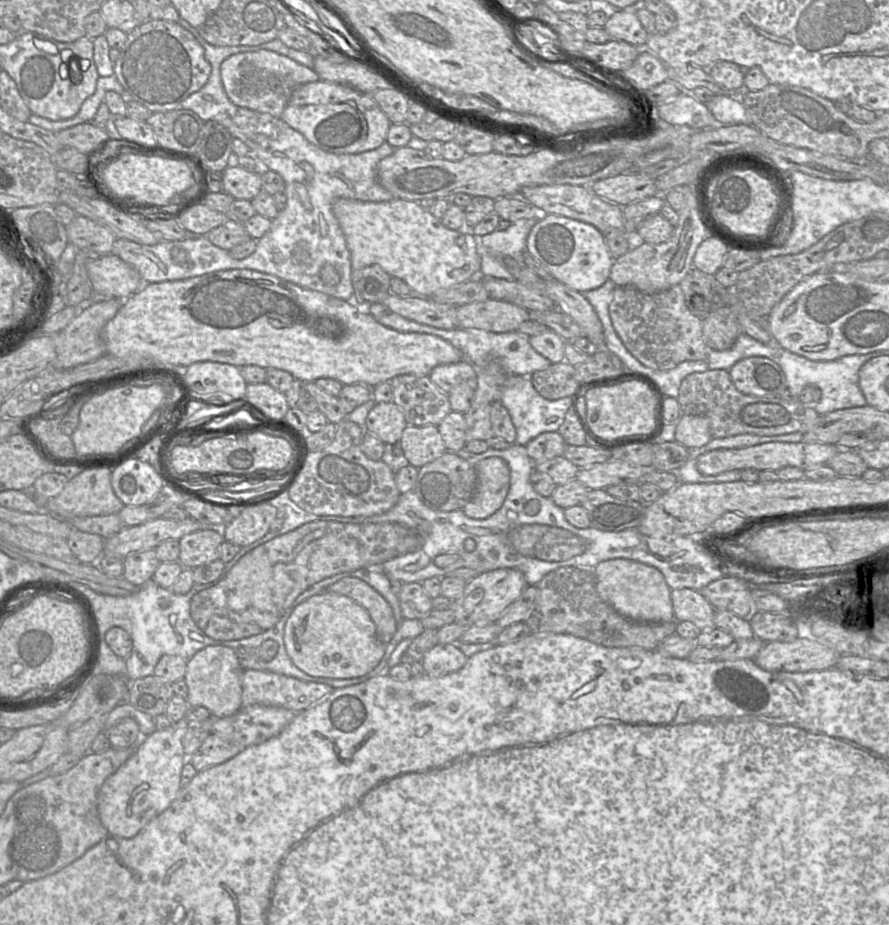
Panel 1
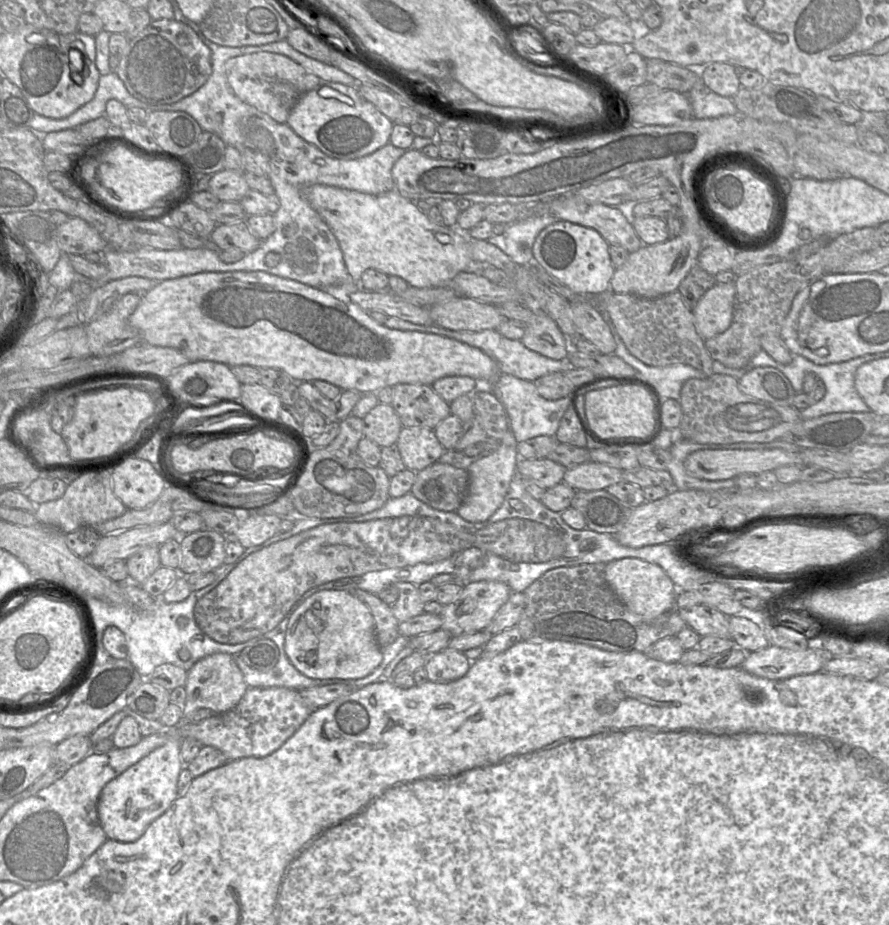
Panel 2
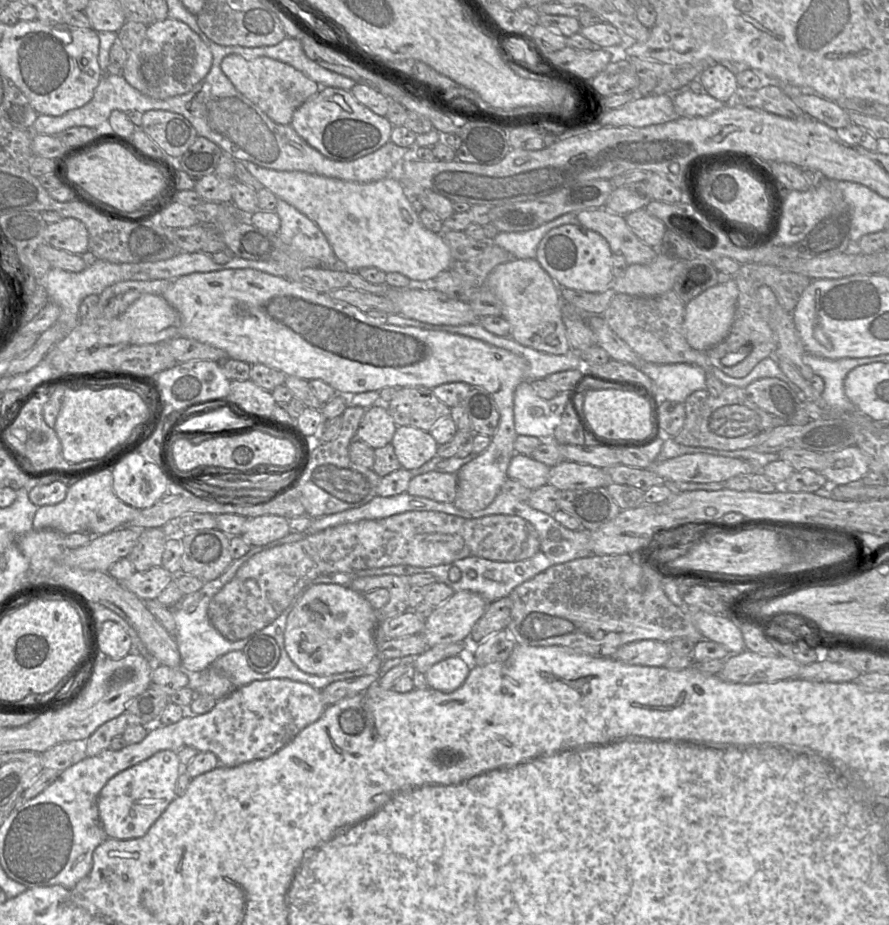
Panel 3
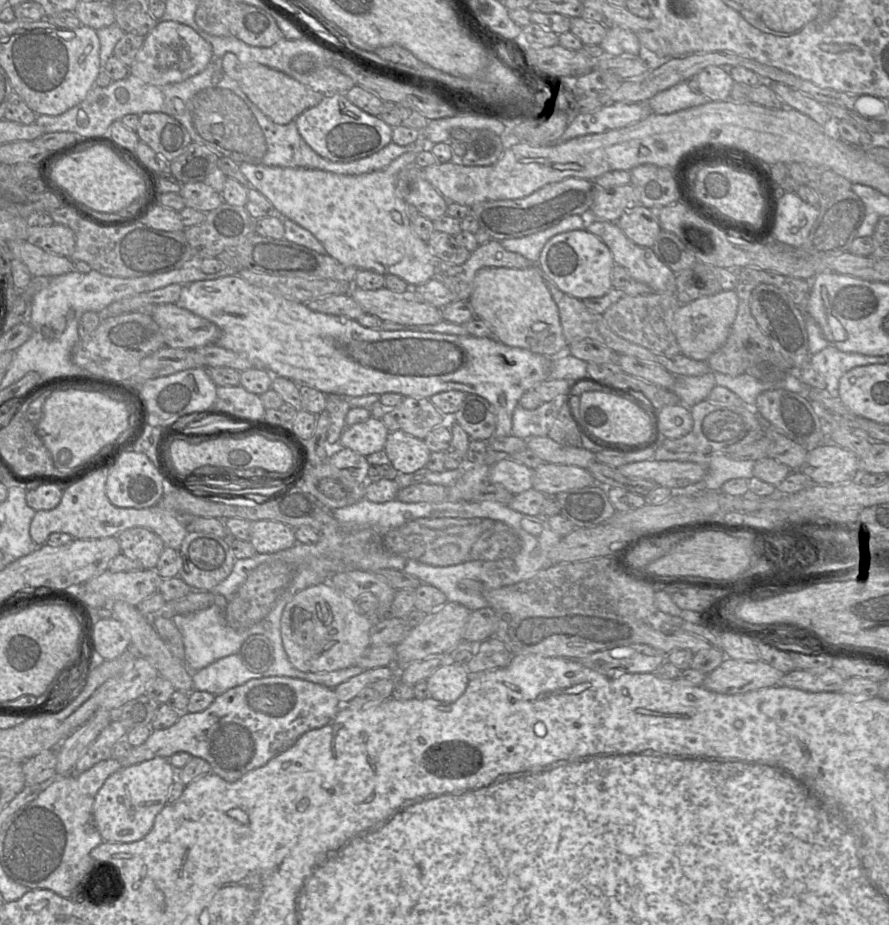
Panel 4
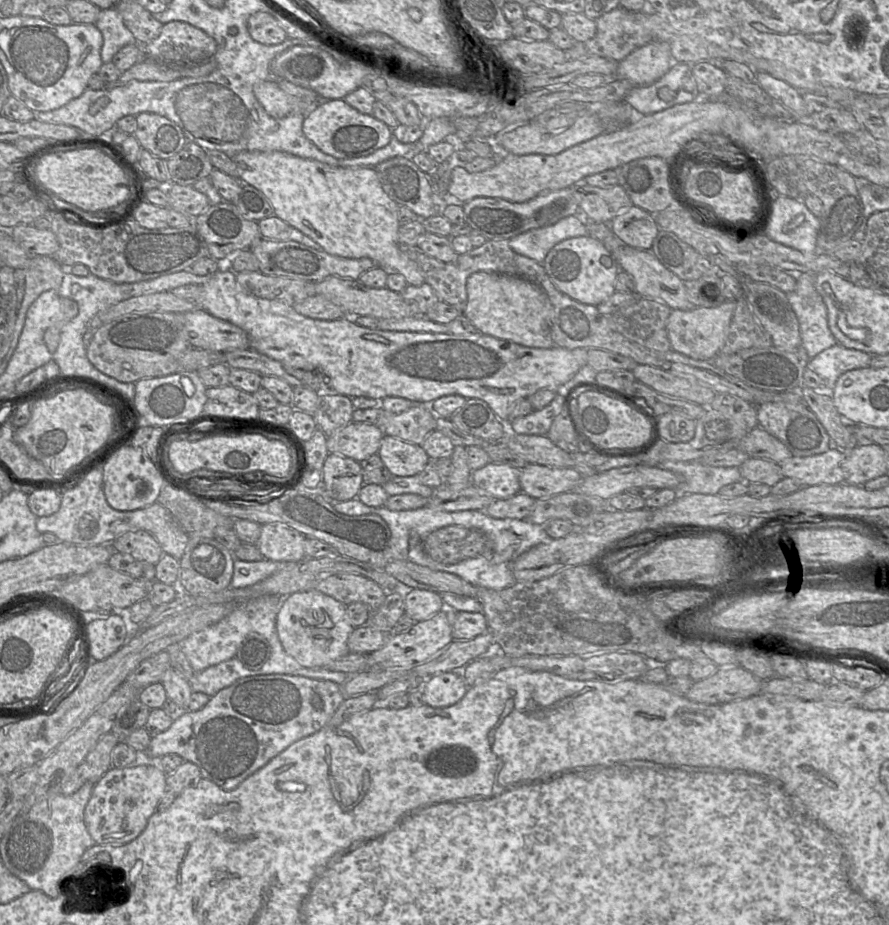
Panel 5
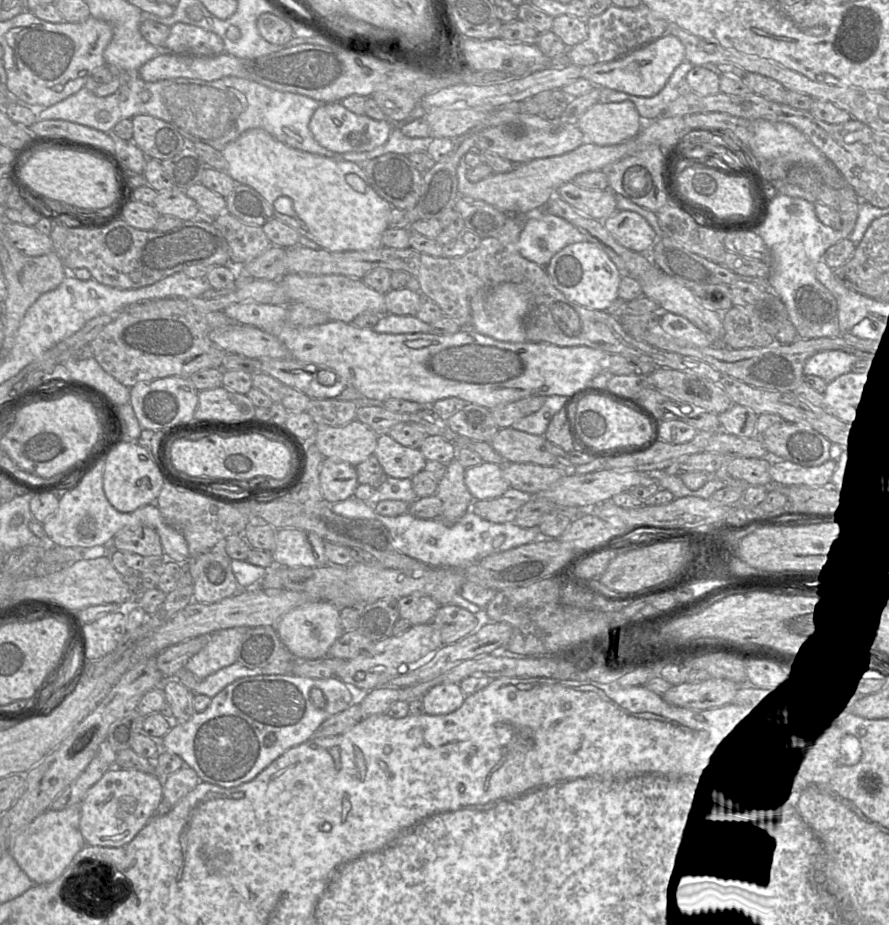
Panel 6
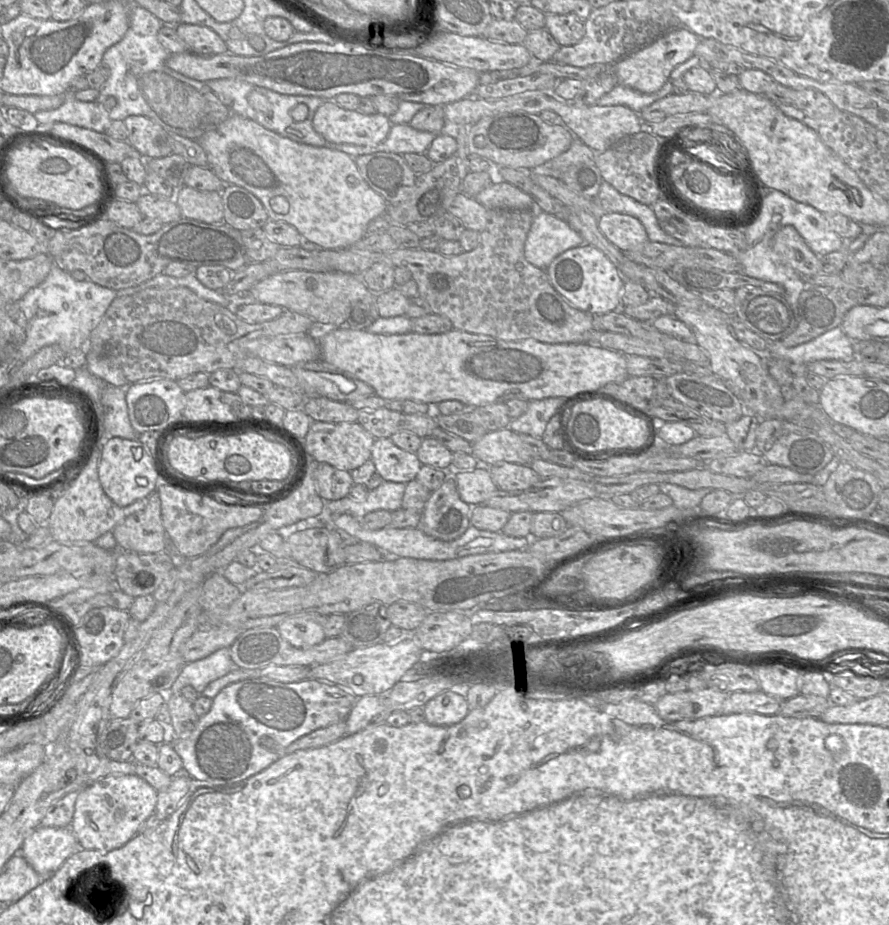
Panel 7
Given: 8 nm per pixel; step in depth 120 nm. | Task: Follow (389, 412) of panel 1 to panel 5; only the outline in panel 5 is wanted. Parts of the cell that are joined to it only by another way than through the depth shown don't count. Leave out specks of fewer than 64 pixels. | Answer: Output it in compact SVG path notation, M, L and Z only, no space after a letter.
M350 422L327 437L329 453L339 454L361 462L378 453L384 432L371 423Z

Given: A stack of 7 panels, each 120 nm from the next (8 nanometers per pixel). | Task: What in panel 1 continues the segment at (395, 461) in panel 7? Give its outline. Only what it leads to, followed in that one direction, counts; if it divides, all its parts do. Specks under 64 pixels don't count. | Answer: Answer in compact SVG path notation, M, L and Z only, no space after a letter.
M407 425L400 444L409 464L421 468L446 452L444 441L437 425Z

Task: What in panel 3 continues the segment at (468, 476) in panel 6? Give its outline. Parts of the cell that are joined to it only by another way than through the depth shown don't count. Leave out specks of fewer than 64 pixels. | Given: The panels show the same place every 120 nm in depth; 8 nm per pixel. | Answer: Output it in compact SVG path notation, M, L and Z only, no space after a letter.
M515 453L510 460L507 476L534 490L548 483L550 468L531 456Z

